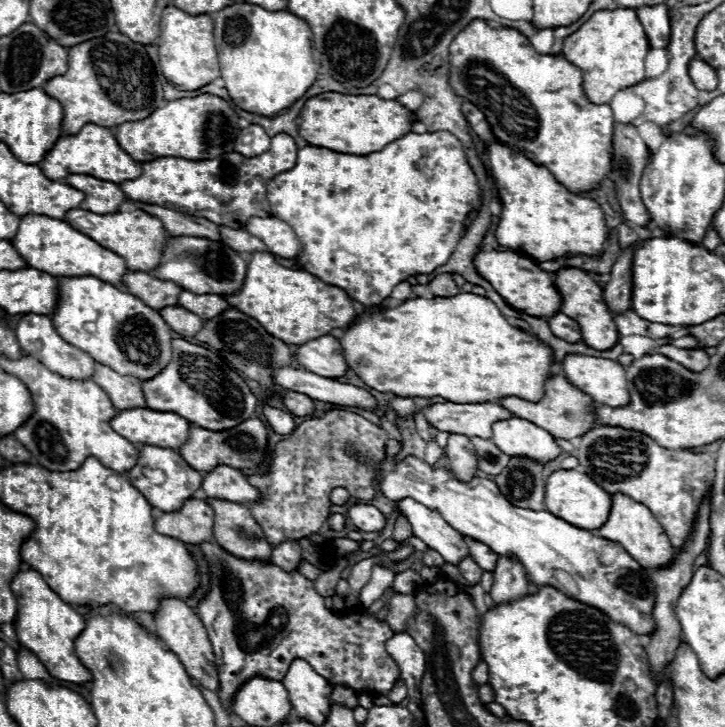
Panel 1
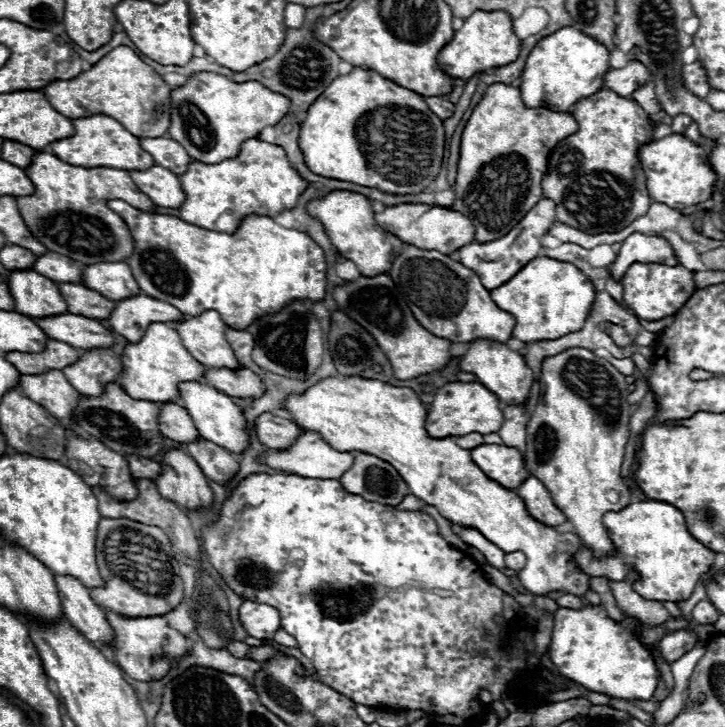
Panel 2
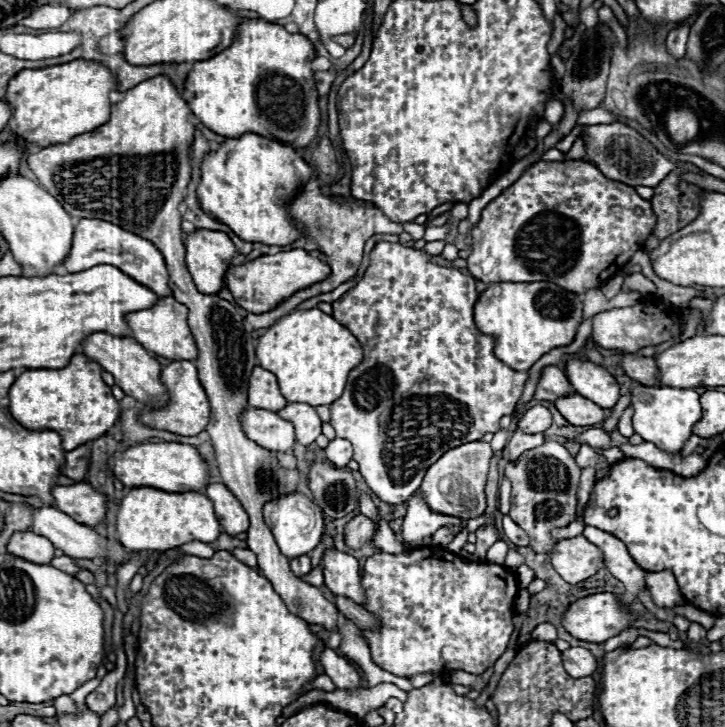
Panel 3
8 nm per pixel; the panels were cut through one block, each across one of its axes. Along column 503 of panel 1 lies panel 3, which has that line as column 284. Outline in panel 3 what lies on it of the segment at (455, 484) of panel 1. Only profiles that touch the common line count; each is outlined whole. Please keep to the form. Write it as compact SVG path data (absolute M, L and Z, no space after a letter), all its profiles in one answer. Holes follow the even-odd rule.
M300 492L286 494L286 496L266 502L264 504L264 520L270 526L270 530L276 538L276 544L280 546L280 550L286 558L298 558L298 556L308 554L310 550L314 550L324 532L322 510L306 494L300 494Z

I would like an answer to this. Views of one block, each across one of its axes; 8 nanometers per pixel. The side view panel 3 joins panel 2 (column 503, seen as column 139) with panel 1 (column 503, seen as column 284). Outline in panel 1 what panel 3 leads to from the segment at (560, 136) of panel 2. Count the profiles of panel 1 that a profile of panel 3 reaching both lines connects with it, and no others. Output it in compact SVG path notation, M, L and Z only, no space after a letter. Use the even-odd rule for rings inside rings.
M510 458L508 466L496 476L496 484L506 498L520 508L544 510L542 466L528 458ZM498 556L498 566L492 574L494 574L494 584L492 584L490 596L496 604L520 600L526 596L528 582L524 576L524 568L516 560Z

